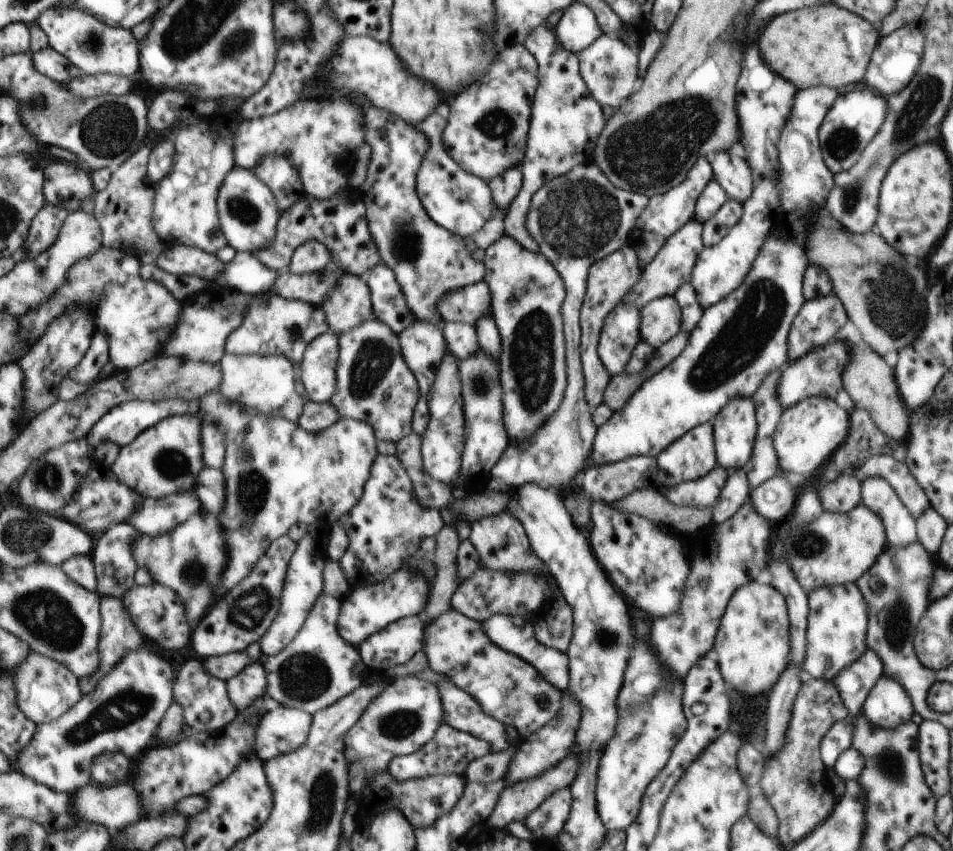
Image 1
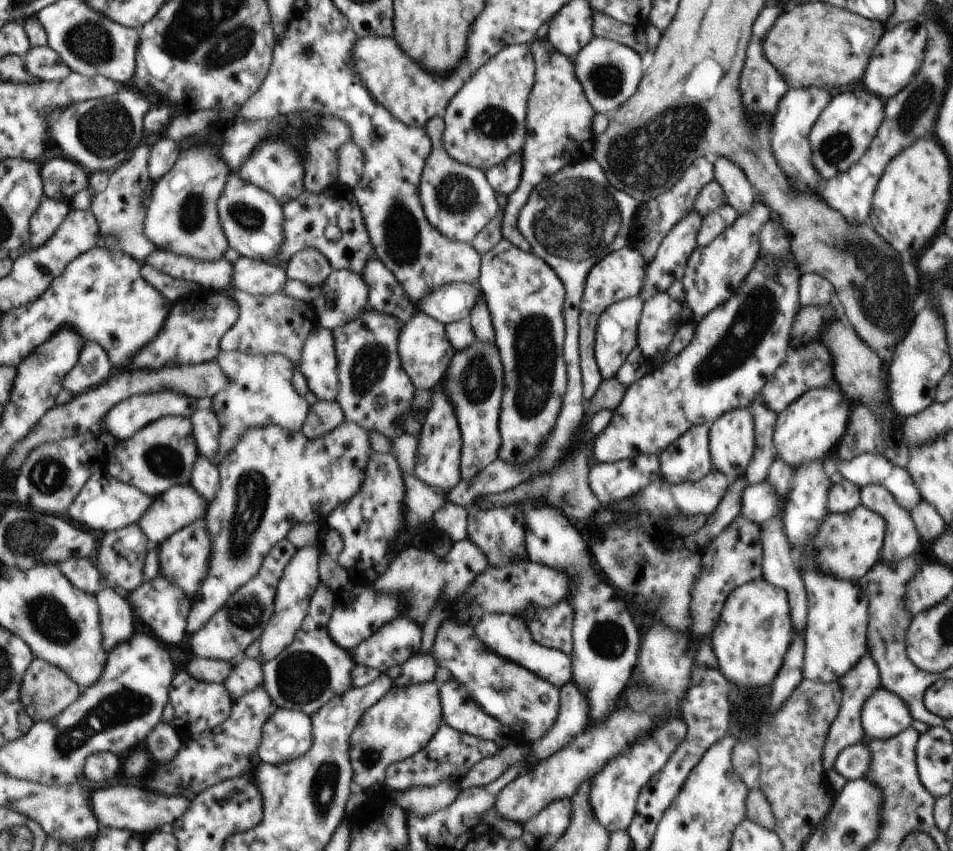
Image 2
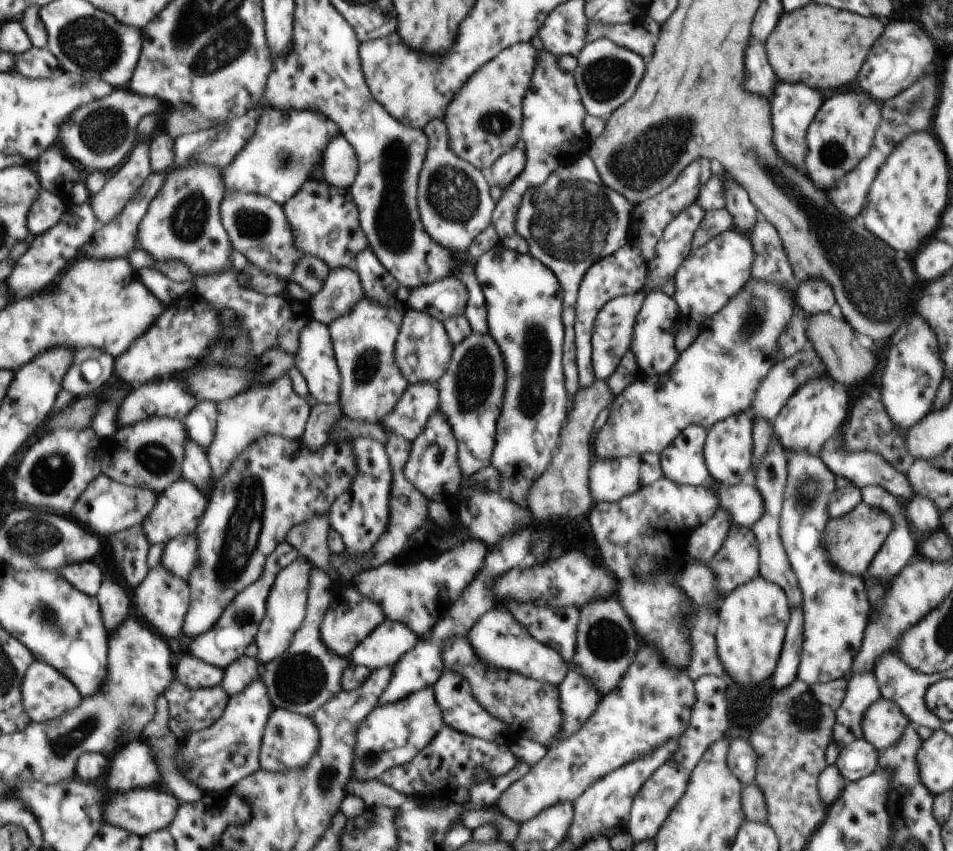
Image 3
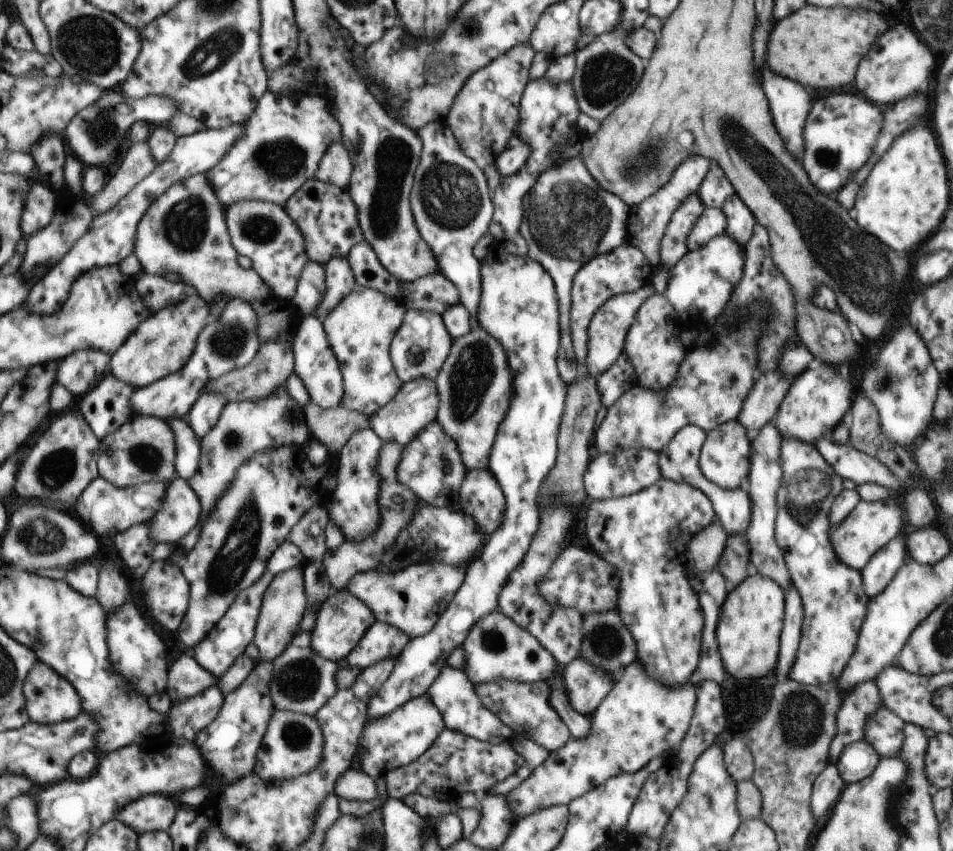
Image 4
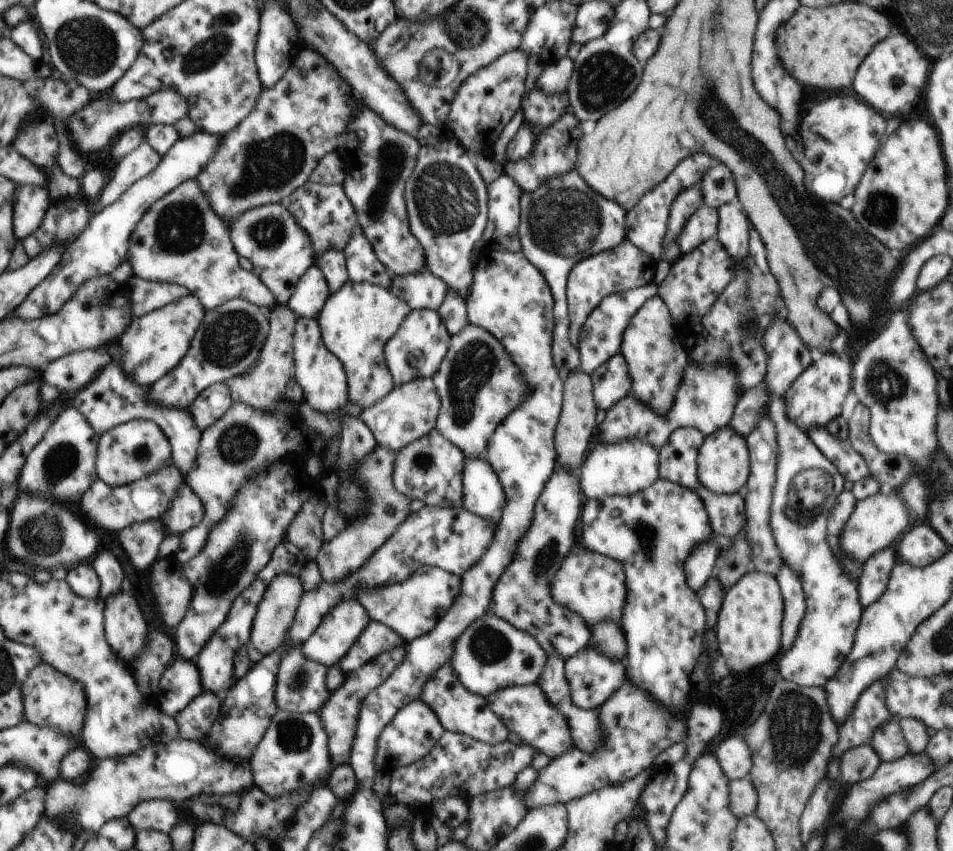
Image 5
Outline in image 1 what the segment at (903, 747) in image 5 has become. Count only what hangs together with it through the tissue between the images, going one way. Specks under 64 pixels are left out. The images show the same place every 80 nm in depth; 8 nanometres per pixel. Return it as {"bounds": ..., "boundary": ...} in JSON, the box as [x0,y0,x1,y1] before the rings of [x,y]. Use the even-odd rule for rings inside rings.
{"bounds":[862,675,913,730],"boundary":[[[884,675],[878,680],[876,686],[870,690],[870,695],[866,698],[862,710],[862,716],[866,716],[868,722],[874,728],[886,728],[886,730],[892,730],[892,728],[898,728],[904,722],[910,722],[913,713],[912,700],[908,698],[906,690],[896,682],[896,679],[890,680],[888,676]]]}

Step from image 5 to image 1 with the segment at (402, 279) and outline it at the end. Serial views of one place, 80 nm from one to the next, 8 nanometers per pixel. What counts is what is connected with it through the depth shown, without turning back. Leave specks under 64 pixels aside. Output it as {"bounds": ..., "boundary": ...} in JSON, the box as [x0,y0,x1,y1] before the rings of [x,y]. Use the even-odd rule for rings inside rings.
{"bounds":[436,279,492,326],"boundary":[[[483,279],[478,283],[462,286],[459,290],[446,292],[438,300],[436,308],[438,314],[442,316],[443,324],[451,321],[475,326],[482,316],[491,314],[490,302],[492,302],[492,294]]]}

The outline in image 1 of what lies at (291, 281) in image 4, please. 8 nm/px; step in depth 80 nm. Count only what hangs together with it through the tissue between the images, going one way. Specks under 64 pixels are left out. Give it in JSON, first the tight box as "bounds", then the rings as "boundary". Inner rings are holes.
{"bounds":[217,166,282,254],"boundary":[[[235,166],[225,180],[217,202],[217,211],[220,213],[222,233],[229,241],[228,246],[235,249],[236,253],[242,251],[252,254],[273,243],[282,214],[265,182],[252,169],[240,166]]]}

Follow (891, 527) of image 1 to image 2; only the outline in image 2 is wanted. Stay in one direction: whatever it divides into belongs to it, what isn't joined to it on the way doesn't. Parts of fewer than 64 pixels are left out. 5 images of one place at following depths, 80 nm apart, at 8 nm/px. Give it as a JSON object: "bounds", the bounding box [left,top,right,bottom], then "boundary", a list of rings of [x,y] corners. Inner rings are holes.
{"bounds":[861,484,920,562],"boundary":[[[868,484],[861,488],[861,505],[886,520],[882,562],[898,562],[915,555],[920,540],[910,513],[898,504],[896,498],[884,486]]]}

